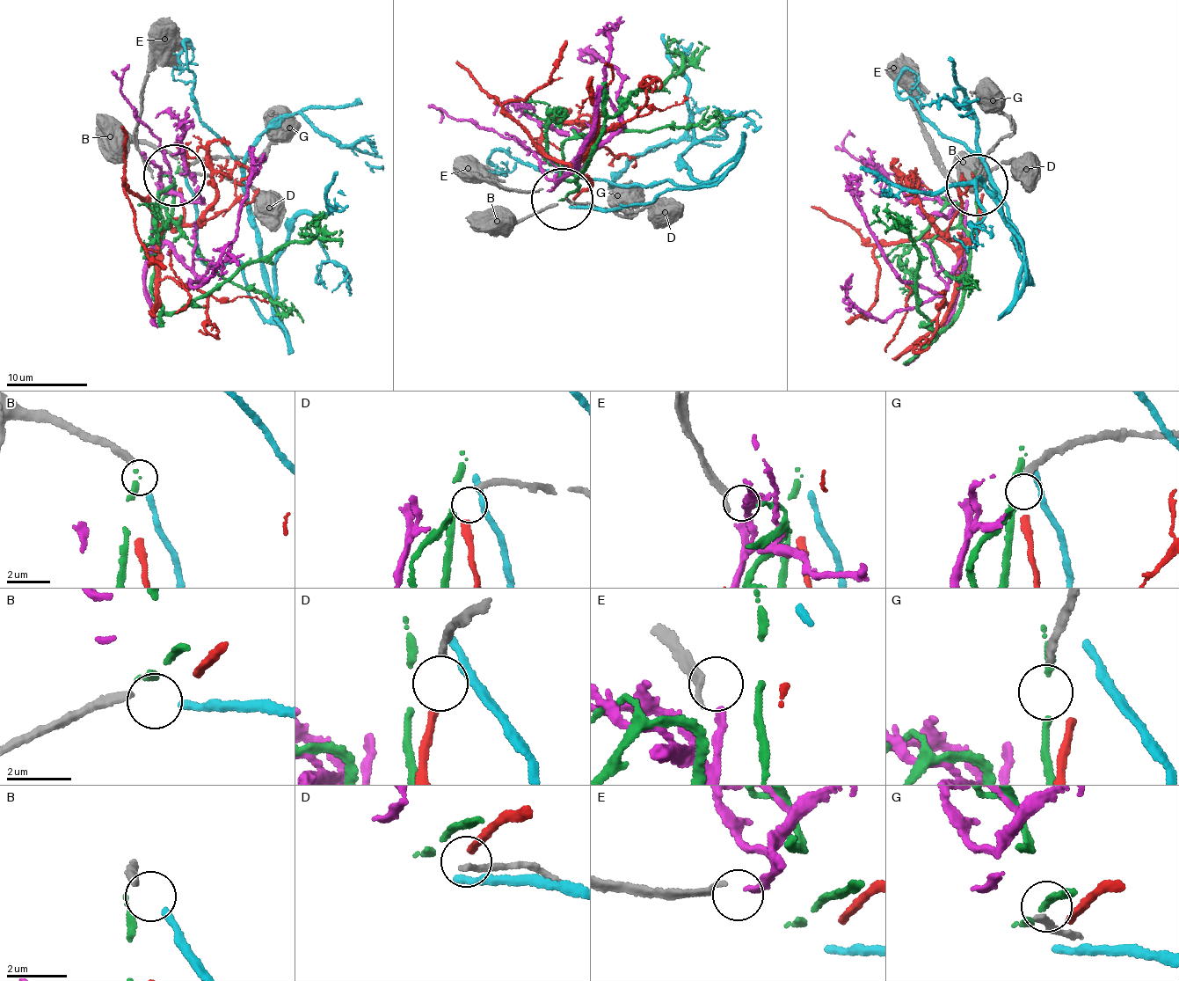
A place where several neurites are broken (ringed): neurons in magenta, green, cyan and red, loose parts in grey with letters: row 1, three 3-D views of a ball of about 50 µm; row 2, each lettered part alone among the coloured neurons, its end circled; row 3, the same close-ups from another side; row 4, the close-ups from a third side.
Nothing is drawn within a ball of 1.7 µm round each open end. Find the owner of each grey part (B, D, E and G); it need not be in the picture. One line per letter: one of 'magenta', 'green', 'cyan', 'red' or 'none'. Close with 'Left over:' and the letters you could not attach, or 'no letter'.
B: cyan
D: red
E: magenta
G: none
Left over: G

